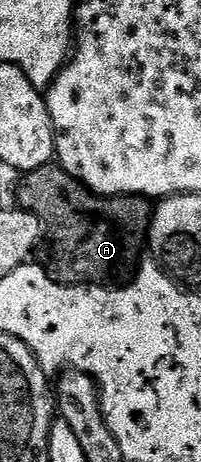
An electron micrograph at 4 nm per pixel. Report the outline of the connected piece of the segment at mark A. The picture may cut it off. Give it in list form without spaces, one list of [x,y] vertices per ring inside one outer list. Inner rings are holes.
[[[52,162],[21,175],[16,204],[40,219],[47,239],[52,239],[48,277],[69,286],[108,286],[115,276],[131,269],[141,259],[140,251],[145,251],[154,211],[151,199],[99,195]]]

